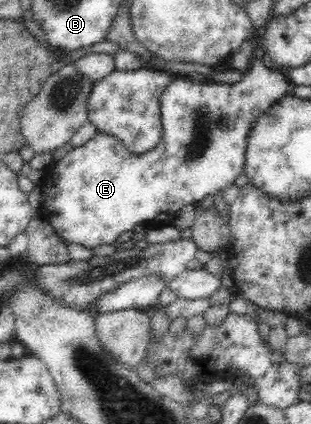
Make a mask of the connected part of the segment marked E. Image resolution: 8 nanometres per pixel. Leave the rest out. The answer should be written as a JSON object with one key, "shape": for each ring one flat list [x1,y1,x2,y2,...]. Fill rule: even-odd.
{"shape":[[251,57,248,67,243,71,243,75,239,82,232,84,229,83,215,83,215,82,193,82,189,78,175,78,165,87,164,93,160,99,160,112,161,122,163,127,163,136,151,150,141,154,135,154,129,151,127,147,115,136,97,132,89,141,85,142,82,146,73,147,69,150,63,158,58,161,52,162,51,165,42,171,42,177,39,181,39,188,44,196,43,201,43,217,53,227,53,230,57,233,59,238,63,239,66,244,79,244,85,246,85,248,97,248,97,246,103,246,103,244,113,244,116,242,117,237,127,230,133,230,137,224,142,224,148,220,155,220,161,222,161,220,167,220,169,217,173,217,177,214,183,206,192,204,193,202,200,202,207,195,214,195,218,190,224,191,234,184,235,179,244,172,245,166,245,147,246,138,249,130,251,130,252,124,255,119,258,119,263,113,267,112,269,108,272,108,273,104,279,102,279,98,289,94,289,88,291,88,291,82,286,77,285,71,271,69,257,57]]}

